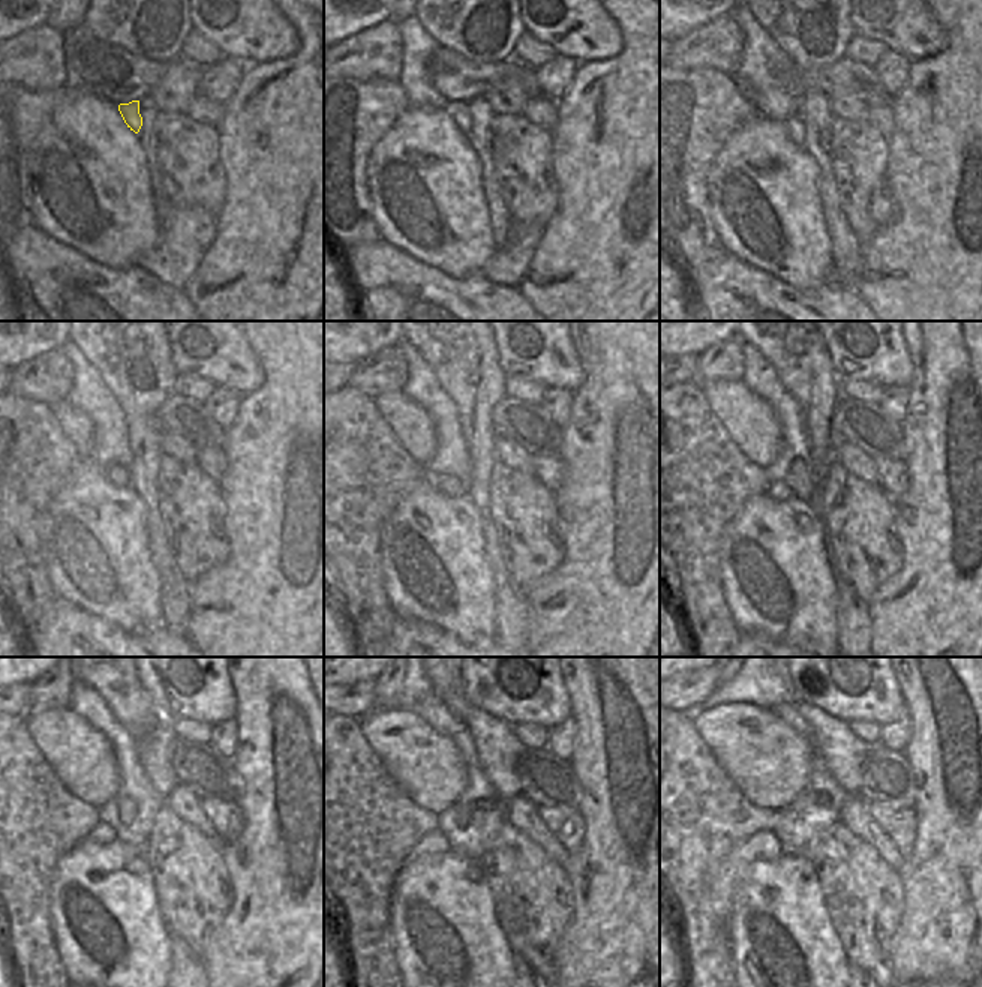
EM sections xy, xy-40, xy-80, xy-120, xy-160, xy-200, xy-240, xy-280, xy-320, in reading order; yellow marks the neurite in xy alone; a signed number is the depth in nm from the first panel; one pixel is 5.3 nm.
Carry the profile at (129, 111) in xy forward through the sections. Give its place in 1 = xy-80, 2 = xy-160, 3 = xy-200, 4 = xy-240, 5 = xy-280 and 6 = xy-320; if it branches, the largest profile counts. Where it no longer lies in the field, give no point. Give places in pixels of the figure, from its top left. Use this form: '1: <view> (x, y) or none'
1: xy-80 (795, 126)
2: xy-160 (449, 485)
3: xy-200 (778, 491)
4: xy-240 (102, 834)
5: xy-280 (434, 842)
6: xy-320 (723, 878)

